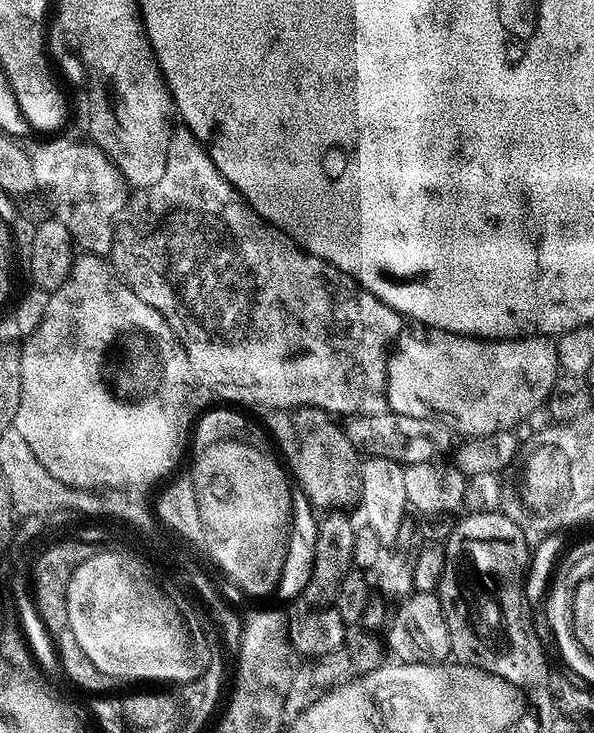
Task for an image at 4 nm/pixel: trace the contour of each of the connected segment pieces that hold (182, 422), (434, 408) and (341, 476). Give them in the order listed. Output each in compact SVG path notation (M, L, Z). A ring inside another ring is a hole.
M80 254L73 259L66 282L62 282L62 286L58 286L58 290L49 295L46 314L42 314L42 322L23 343L20 348L22 366L20 405L16 411L14 427L18 430L18 434L22 434L22 438L26 438L26 442L30 442L30 450L34 450L38 462L42 462L42 466L46 466L46 470L50 470L54 478L81 490L97 490L96 488L112 490L121 481L150 481L153 477L160 476L160 473L169 473L178 468L184 444L186 448L186 433L190 428L187 400L192 396L192 384L194 385L190 358L174 334L174 330L166 322L166 318L158 314L154 306L142 302L142 298L138 298L138 294L134 294L134 290L130 290L116 275L111 263L105 257Z
M408 326L400 333L388 357L388 407L398 414L411 416L431 416L433 418L453 416L455 427L465 433L468 438L482 438L486 434L507 432L515 428L516 424L526 420L535 408L545 407L550 390L554 382L562 374L556 345L547 336L521 336L514 340L482 340L475 336L460 336L457 332L444 332L440 328L426 328L423 326Z
M298 408L294 412L298 430L297 454L294 459L296 465L296 480L300 483L299 491L305 494L313 506L320 504L324 510L348 510L351 504L359 505L360 501L360 466L361 453L350 442L350 438L344 433L339 423L335 424L333 413L324 412L321 408Z

